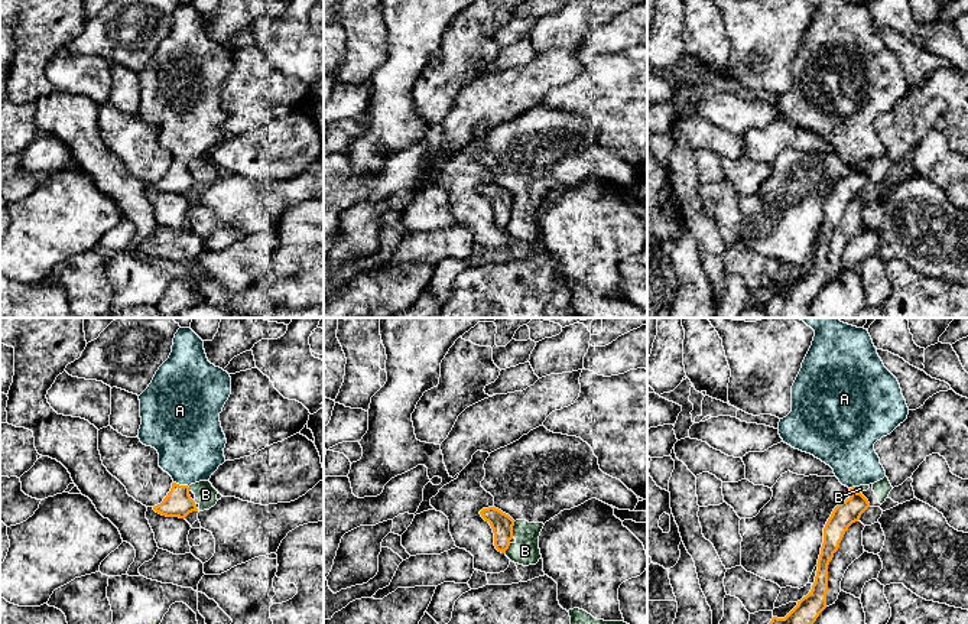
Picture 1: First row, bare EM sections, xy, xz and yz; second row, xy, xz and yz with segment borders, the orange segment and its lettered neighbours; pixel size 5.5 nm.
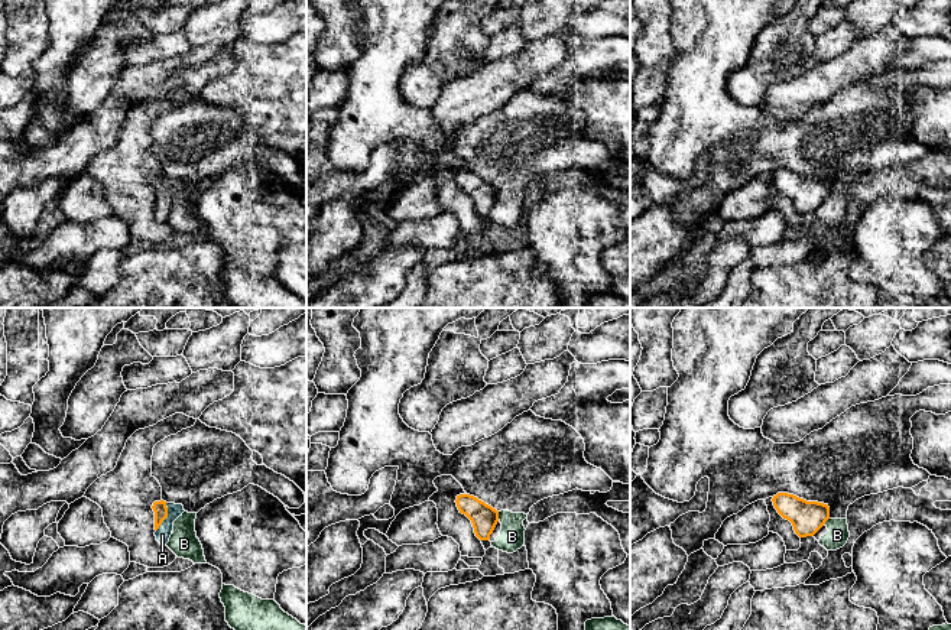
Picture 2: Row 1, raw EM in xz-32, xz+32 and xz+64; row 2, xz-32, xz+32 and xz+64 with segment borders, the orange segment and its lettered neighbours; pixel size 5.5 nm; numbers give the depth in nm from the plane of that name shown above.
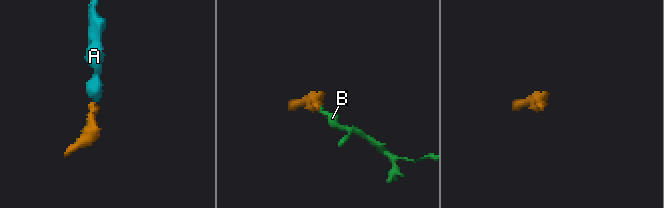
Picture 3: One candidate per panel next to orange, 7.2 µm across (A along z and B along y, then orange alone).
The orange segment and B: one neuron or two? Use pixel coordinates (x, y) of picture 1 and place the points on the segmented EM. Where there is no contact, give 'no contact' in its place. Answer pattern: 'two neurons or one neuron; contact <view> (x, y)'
two neurons; contact xz (512, 529)

